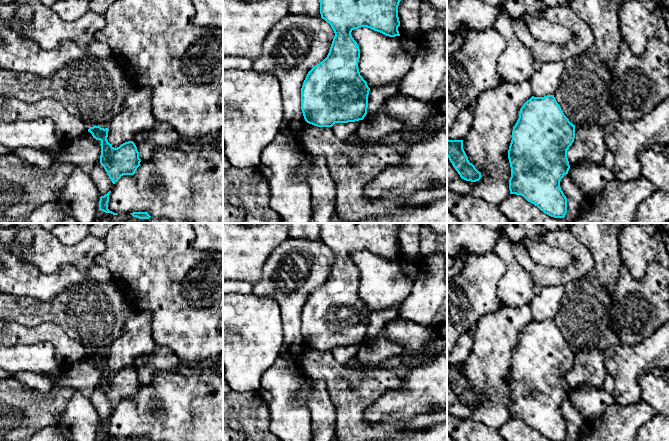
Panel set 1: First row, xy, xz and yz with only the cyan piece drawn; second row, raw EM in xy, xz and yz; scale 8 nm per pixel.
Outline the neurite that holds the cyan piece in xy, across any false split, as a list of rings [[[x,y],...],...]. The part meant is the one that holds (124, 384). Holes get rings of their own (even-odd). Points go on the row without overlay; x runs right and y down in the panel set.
[[[89,351],[96,364],[101,365],[100,388],[104,391],[112,407],[115,408],[123,399],[134,399],[141,383],[133,365],[128,365],[114,372],[107,364],[108,352]]]

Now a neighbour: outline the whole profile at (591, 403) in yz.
[[[582,385],[570,392],[568,398],[577,408],[584,422],[594,422],[604,415],[606,409],[615,403],[615,400],[603,389],[590,385]]]

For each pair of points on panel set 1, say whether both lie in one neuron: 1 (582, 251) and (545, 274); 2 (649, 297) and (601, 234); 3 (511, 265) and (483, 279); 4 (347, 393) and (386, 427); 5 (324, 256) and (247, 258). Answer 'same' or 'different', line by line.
1: same
2: different
3: different
4: same
5: different

